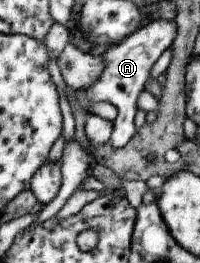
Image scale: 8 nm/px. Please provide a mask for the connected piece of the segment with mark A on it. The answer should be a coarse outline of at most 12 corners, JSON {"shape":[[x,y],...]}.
{"shape":[[153,20],[101,56],[104,70],[76,103],[116,106],[110,146],[136,134],[140,93],[177,37]]}

